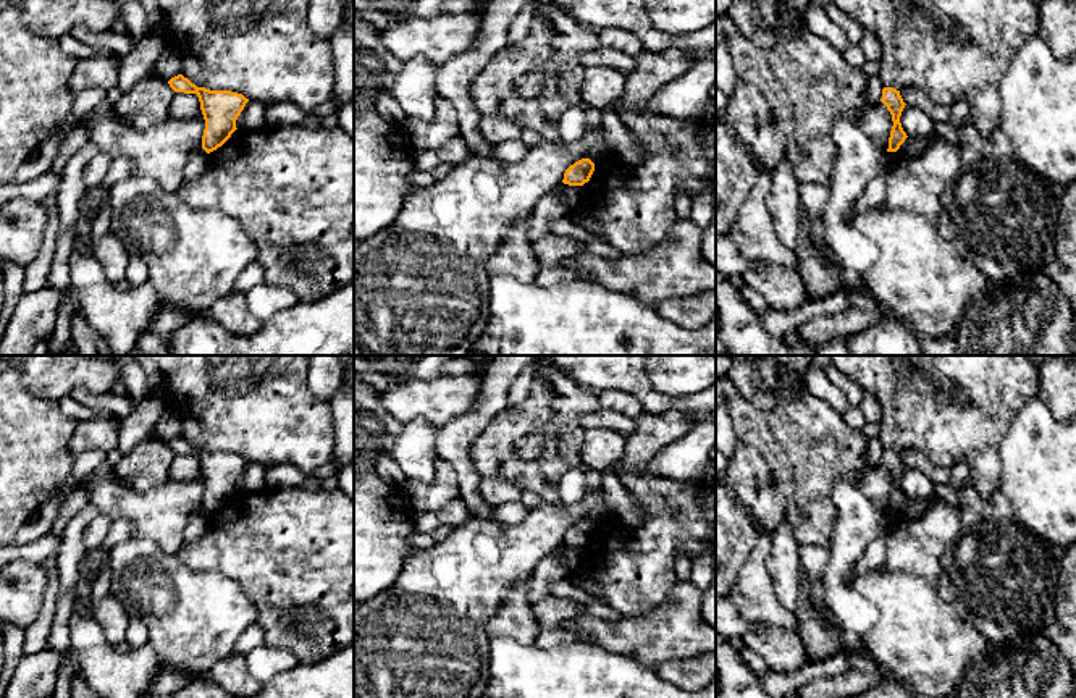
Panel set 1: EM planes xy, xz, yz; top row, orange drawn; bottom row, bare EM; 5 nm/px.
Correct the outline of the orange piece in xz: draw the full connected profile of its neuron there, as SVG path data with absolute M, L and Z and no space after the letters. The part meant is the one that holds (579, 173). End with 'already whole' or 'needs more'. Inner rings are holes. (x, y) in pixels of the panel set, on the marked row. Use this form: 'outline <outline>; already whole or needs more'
outline M582 158L565 170L562 183L569 186L583 186L590 181L593 171L595 163L590 158Z; already whole

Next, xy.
outline M183 74L171 78L168 84L174 92L195 94L199 97L205 120L202 149L207 153L221 147L237 129L236 120L249 102L242 94L197 87Z; already whole

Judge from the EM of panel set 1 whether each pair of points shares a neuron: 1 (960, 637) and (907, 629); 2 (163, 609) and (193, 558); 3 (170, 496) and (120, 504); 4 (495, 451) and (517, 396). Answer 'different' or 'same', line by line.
1: same
2: different
3: same
4: different

